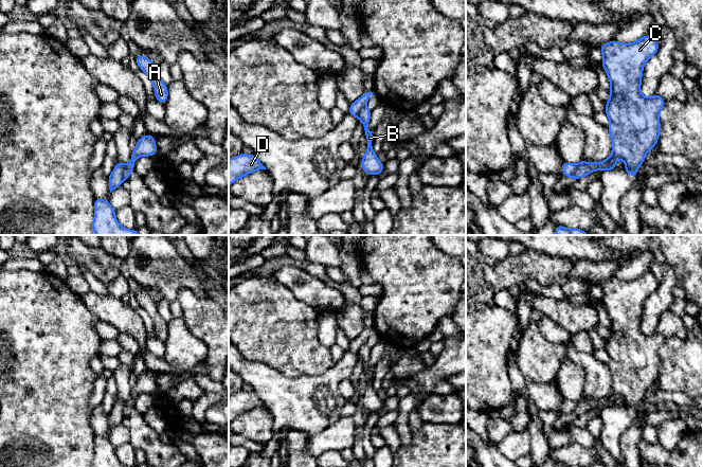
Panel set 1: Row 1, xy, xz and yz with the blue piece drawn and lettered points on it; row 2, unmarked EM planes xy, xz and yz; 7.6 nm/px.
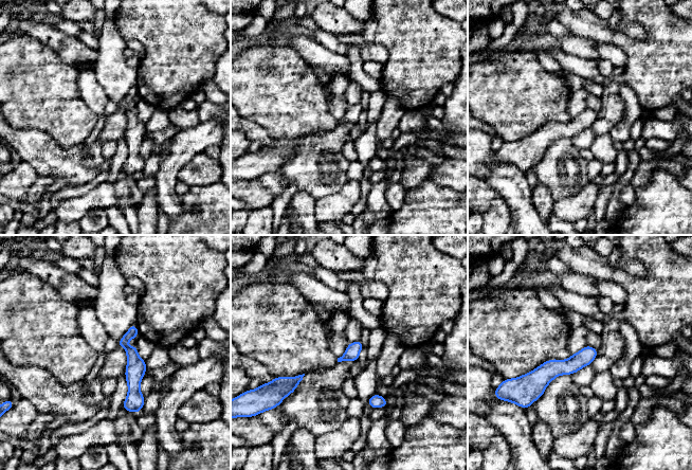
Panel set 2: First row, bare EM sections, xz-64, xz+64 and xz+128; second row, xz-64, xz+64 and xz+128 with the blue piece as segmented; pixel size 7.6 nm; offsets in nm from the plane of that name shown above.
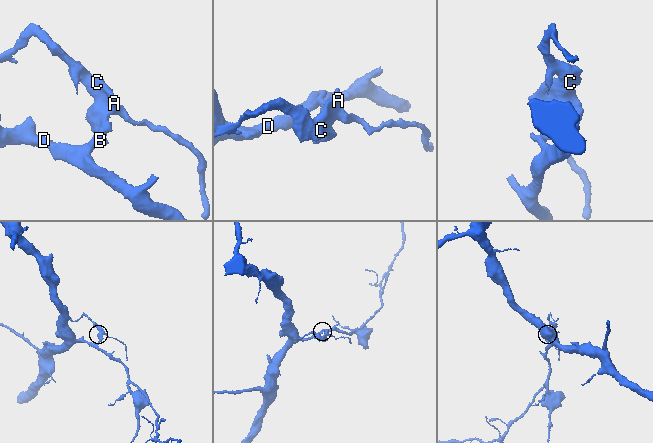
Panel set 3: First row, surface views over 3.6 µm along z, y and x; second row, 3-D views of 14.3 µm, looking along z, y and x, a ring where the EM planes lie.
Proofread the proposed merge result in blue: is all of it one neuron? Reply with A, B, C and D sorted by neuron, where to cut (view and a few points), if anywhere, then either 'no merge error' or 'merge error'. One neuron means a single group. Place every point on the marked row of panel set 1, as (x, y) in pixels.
A B C / D; cut in xy along (126, 165), (124, 178); merge error

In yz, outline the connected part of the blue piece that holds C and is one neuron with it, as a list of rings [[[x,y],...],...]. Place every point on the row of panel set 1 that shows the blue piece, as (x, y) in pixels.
[[[645,35],[632,43],[612,40],[598,48],[603,56],[600,64],[611,83],[610,98],[606,103],[605,113],[610,120],[607,128],[612,140],[612,154],[600,162],[589,163],[581,159],[576,178],[583,178],[596,170],[615,170],[615,162],[623,159],[627,165],[623,170],[633,179],[638,175],[637,168],[645,162],[645,156],[654,148],[660,138],[659,114],[666,102],[657,93],[650,98],[641,93],[644,66],[649,58],[656,54],[660,46],[651,35]]]

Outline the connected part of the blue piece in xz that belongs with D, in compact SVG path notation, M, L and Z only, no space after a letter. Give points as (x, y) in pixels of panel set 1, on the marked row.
M241 152L229 159L229 186L239 178L259 169L266 169L266 167L254 154L245 155Z

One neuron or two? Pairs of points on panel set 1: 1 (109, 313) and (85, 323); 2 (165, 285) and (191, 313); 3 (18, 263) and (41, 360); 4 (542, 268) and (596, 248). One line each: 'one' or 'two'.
1: two
2: two
3: two
4: two

